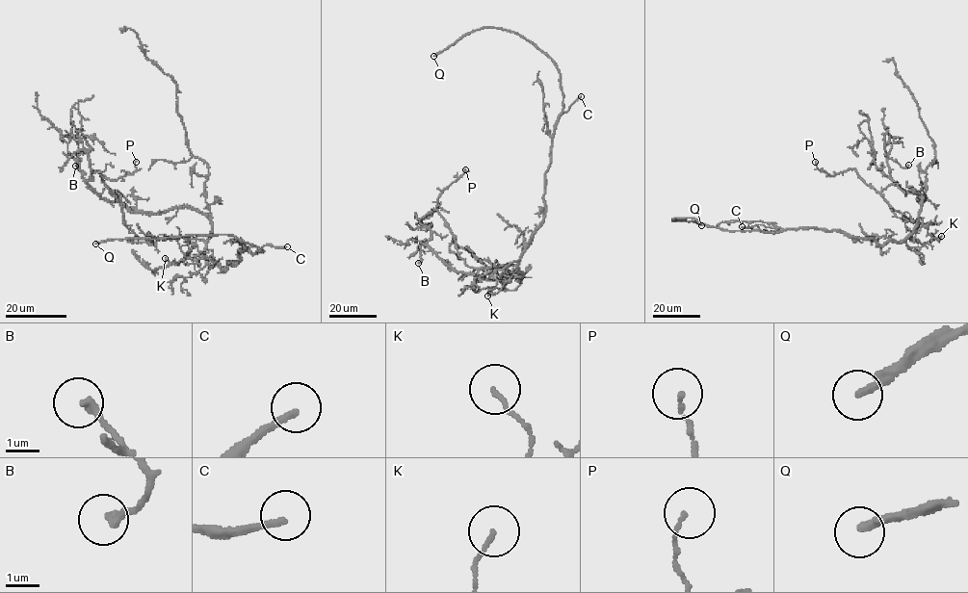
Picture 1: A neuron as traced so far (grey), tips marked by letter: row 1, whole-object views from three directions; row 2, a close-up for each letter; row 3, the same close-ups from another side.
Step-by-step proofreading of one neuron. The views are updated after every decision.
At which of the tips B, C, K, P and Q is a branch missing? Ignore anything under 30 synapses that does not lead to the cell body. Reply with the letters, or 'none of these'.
C, Q

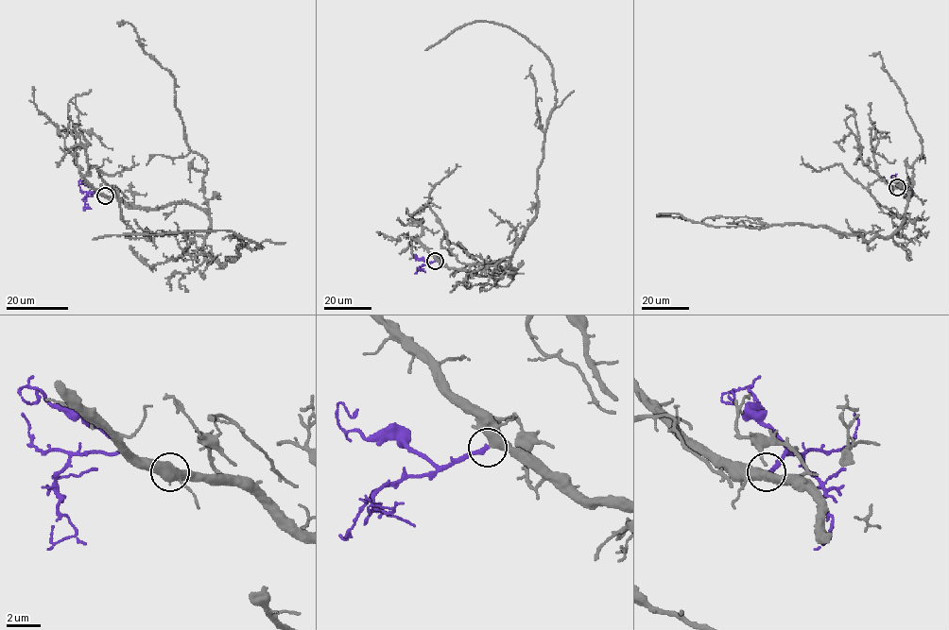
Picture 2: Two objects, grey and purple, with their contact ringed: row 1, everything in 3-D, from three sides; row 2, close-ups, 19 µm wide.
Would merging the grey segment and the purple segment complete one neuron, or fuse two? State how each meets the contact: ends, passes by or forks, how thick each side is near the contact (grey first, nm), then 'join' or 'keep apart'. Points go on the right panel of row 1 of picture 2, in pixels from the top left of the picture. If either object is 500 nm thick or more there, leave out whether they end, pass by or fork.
grey passes by | purple ends | 460/280 nm | join

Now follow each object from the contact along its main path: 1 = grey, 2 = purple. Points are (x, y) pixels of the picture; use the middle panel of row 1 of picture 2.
1: (436, 261), (480, 275), (515, 270), (556, 87), (548, 58), (505, 25), (466, 24), (425, 50)
2: (435, 261), (427, 263), (415, 258), (414, 255), (416, 256)

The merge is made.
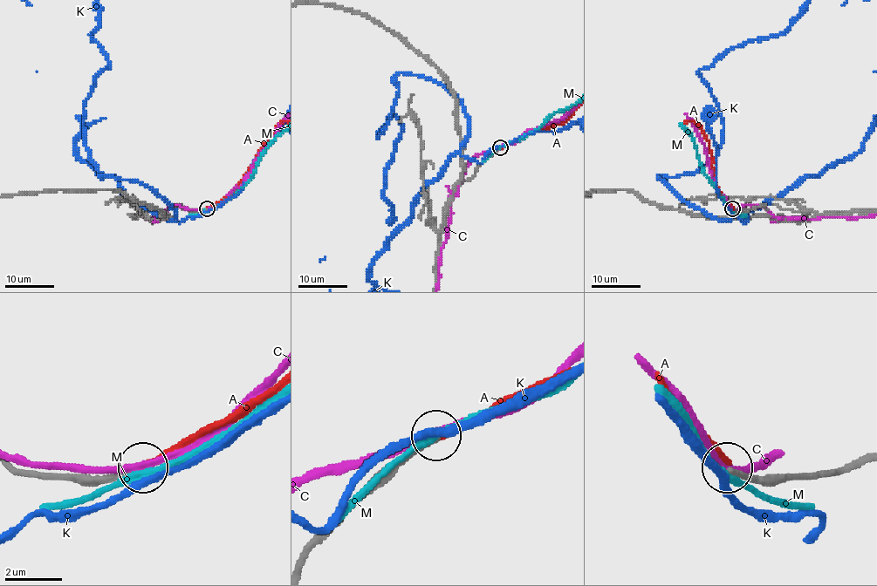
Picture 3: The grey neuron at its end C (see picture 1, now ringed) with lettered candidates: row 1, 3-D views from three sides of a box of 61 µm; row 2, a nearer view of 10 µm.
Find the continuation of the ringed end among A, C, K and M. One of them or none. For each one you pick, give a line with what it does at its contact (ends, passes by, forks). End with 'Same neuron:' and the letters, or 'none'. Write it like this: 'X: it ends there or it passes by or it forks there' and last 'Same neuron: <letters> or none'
Same neuron: none

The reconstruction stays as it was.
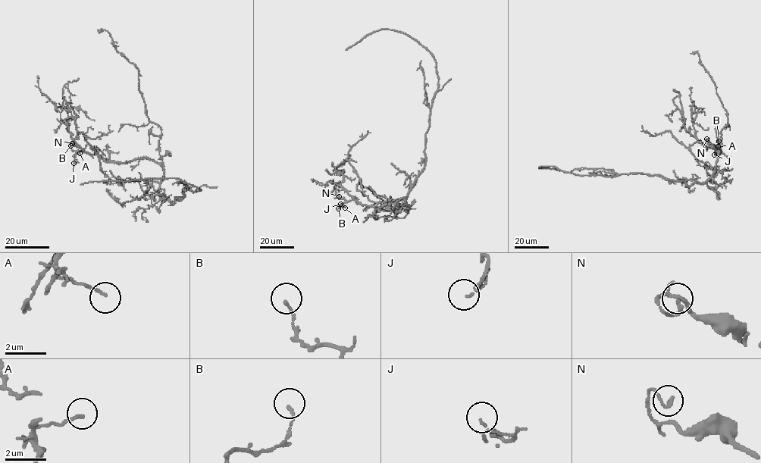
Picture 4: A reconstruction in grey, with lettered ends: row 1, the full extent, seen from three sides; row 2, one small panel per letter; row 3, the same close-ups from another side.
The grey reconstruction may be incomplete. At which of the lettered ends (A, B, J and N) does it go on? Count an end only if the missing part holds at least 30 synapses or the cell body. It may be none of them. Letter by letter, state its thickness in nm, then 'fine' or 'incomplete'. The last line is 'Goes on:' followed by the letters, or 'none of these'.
A: 120 nm | fine
B: 110 nm | fine
J: 80 nm | fine
N: 150 nm | fine
Goes on: none of these

